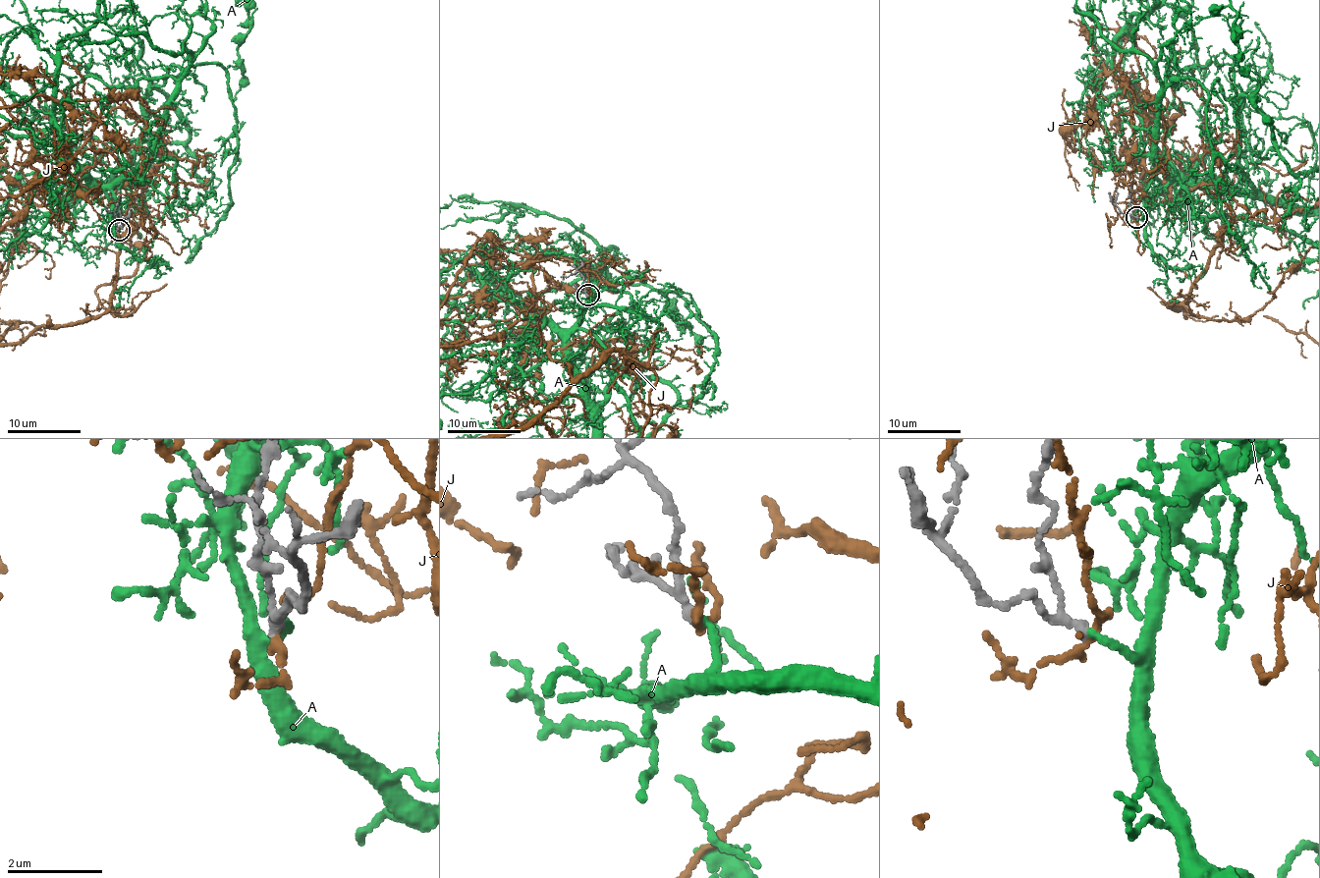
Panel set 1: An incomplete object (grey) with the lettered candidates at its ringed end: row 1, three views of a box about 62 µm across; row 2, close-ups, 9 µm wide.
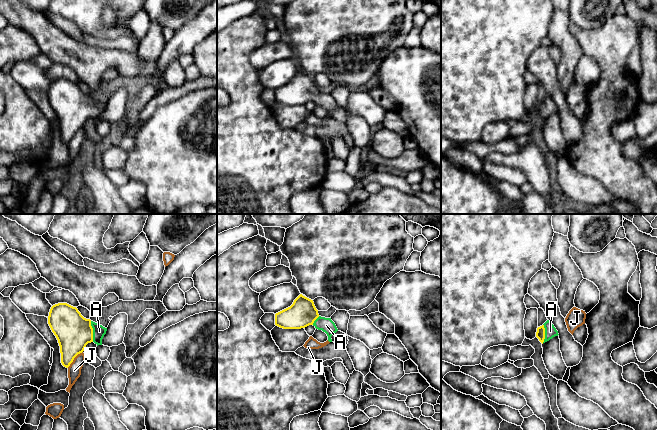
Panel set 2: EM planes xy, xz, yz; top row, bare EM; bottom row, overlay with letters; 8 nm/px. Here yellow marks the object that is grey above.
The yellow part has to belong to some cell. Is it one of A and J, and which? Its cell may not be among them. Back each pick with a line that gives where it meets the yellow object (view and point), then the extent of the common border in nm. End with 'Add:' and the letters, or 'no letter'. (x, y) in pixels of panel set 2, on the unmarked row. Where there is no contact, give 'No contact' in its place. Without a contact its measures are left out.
A: Touches yellow at xy (92, 107). Shared border 170 nm
Add: A

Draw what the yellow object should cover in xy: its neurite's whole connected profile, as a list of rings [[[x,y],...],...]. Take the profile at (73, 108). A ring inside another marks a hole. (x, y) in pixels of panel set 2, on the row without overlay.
[[[58,79],[51,83],[48,100],[58,116],[61,139],[66,144],[84,127],[88,119],[102,121],[107,107],[102,101],[84,94],[76,83],[67,79]]]

